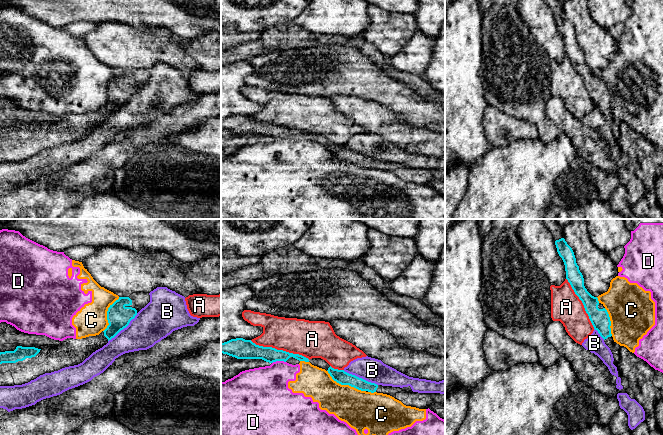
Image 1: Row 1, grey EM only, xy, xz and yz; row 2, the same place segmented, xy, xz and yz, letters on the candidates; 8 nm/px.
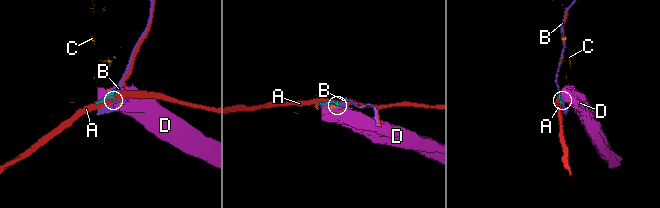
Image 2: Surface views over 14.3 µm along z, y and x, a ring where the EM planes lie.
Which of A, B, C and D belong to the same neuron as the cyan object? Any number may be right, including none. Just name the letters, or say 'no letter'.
no letter

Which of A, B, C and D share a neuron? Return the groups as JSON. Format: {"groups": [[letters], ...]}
{"groups": [["A"], ["B"], ["C", "D"]]}

